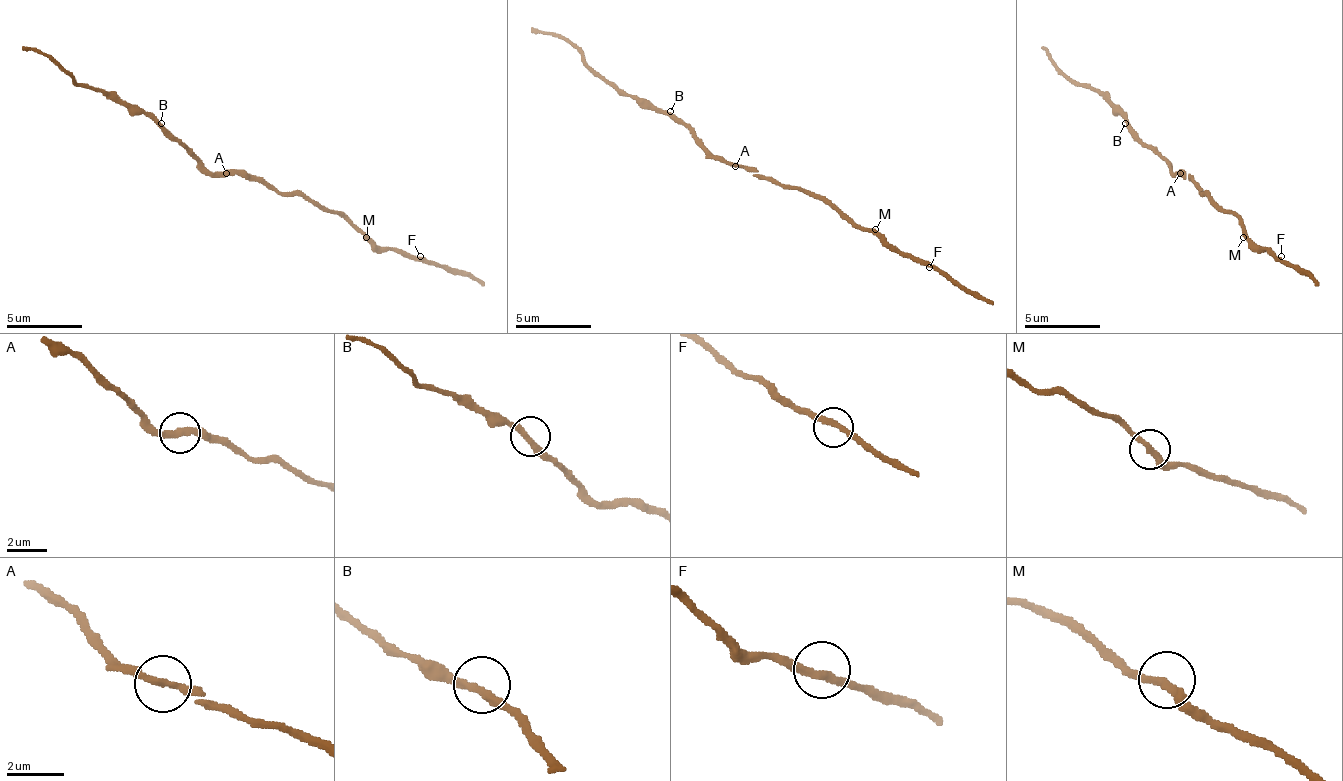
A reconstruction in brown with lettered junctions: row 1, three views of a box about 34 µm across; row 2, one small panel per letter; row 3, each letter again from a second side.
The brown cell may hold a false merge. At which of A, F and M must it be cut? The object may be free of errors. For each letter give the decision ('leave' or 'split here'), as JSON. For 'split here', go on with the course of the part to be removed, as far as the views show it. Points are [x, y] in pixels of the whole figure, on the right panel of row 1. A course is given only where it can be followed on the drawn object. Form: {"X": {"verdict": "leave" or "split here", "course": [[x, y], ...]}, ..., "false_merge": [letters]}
{"A": {"verdict": "leave"}, "F": {"verdict": "leave"}, "M": {"verdict": "leave"}, "false_merge": []}

